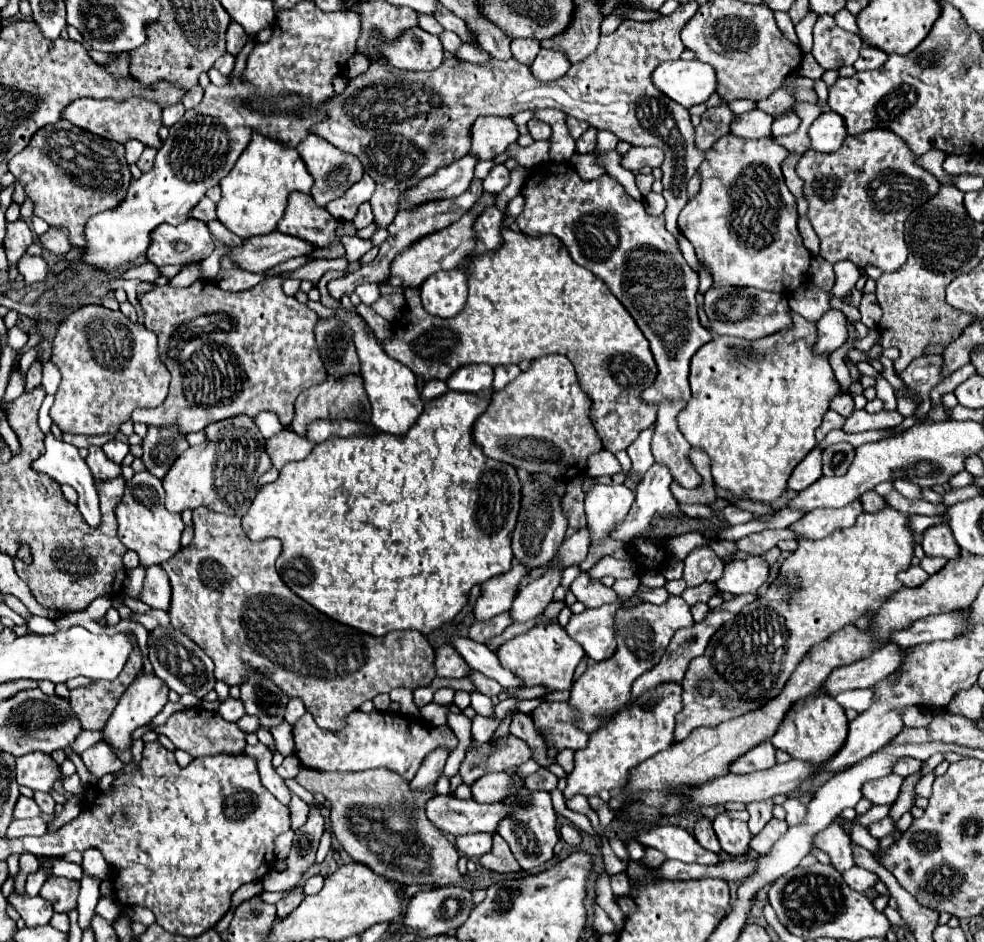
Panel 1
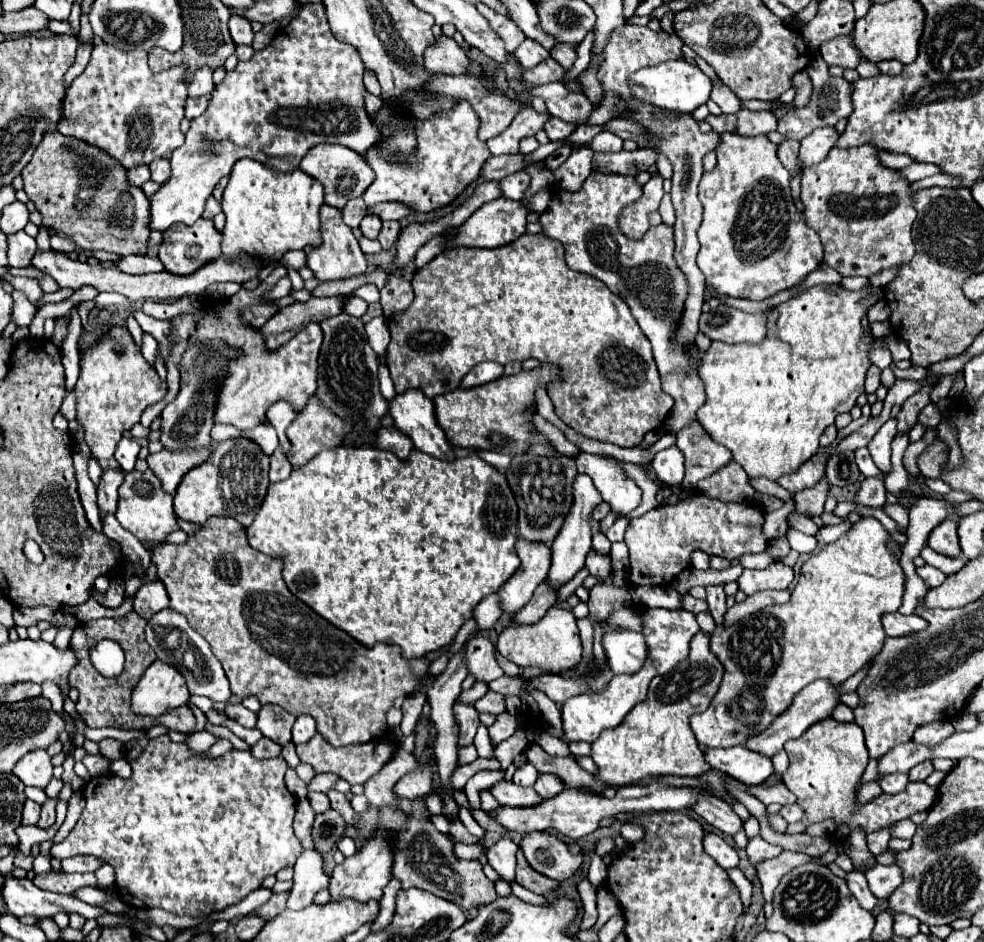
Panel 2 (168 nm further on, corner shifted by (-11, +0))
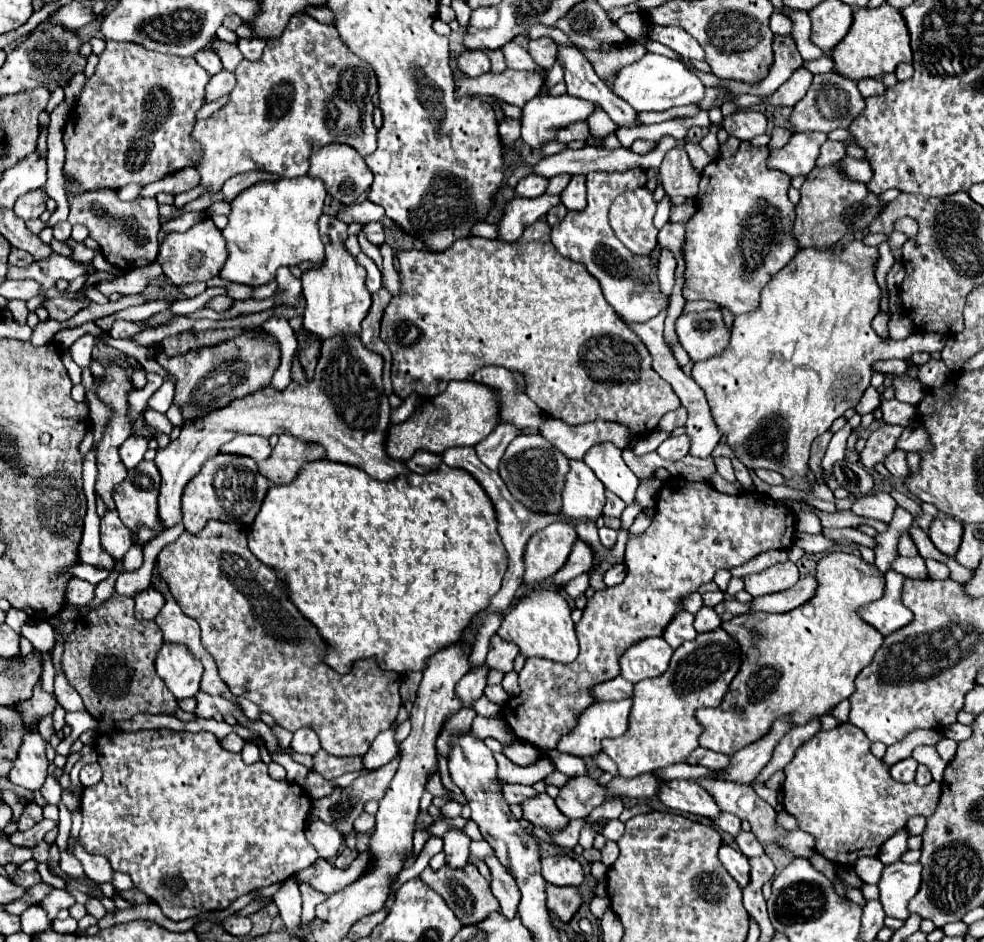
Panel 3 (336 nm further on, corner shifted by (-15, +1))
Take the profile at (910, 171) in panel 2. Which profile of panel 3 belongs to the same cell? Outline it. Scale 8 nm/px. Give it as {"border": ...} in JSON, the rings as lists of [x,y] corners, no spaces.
{"border":[[[846,155],[846,159],[840,159],[838,165],[854,181],[868,183],[868,179],[874,177],[874,169],[870,169],[870,163],[868,161],[856,161],[856,159],[852,159],[852,157]]]}

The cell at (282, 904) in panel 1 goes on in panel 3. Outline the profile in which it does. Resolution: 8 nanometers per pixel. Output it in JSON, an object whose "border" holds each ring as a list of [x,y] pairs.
{"border":[[[360,853],[358,859],[352,861],[352,865],[348,869],[338,869],[338,867],[330,865],[326,859],[318,859],[314,865],[292,875],[292,881],[308,883],[312,889],[332,895],[332,893],[344,889],[348,883],[352,883],[352,879],[360,877],[360,871],[364,871],[364,853]]]}

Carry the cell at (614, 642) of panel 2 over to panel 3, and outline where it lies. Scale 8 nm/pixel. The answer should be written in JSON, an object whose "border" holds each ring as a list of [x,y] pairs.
{"border":[[[648,637],[630,645],[620,657],[620,675],[630,683],[658,677],[668,669],[674,649],[662,637]]]}

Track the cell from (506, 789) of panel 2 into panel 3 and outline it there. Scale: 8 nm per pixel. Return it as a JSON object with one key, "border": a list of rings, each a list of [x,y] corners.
{"border":[[[546,793],[524,799],[520,803],[520,807],[522,807],[524,819],[528,819],[532,825],[538,825],[538,827],[548,829],[548,831],[562,829],[568,823],[566,815],[560,815],[560,809],[552,801],[552,797],[548,797]]]}

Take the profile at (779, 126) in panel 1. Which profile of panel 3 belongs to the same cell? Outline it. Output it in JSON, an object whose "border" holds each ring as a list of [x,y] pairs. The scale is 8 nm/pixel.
{"border":[[[836,71],[830,73],[820,73],[814,75],[814,81],[806,93],[806,97],[802,101],[796,103],[796,107],[792,109],[790,115],[790,127],[794,129],[794,133],[804,133],[804,131],[824,131],[830,133],[838,127],[848,127],[864,109],[864,97],[860,95],[856,81],[844,77],[844,75],[836,75]]]}

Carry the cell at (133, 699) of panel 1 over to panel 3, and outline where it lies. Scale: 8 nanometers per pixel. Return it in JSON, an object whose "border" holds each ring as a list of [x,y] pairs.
{"border":[[[164,643],[162,651],[156,655],[156,673],[176,699],[186,699],[198,693],[202,667],[184,645]]]}

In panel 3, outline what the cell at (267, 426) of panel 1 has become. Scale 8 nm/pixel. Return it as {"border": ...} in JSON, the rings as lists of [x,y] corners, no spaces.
{"border":[[[238,435],[222,447],[222,453],[246,455],[256,461],[264,461],[272,455],[272,445],[268,437],[262,437],[262,435]]]}

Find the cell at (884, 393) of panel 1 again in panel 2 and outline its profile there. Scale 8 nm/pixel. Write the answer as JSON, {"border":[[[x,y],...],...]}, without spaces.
{"border":[[[890,418],[890,420],[874,434],[874,438],[868,442],[868,452],[870,452],[872,460],[874,460],[874,464],[876,464],[884,474],[892,471],[890,444],[892,444],[892,438],[894,438],[894,428],[896,428],[896,420]]]}

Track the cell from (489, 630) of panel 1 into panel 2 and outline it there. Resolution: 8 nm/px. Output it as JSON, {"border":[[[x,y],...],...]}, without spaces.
{"border":[[[542,582],[536,588],[532,600],[514,616],[514,622],[518,622],[518,624],[534,624],[534,622],[538,622],[546,614],[546,610],[552,604],[556,604],[556,596],[558,596],[558,592],[548,592],[548,584]]]}

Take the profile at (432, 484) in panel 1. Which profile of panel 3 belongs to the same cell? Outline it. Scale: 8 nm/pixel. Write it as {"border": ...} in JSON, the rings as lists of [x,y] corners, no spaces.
{"border":[[[330,459],[308,461],[304,463],[304,467],[300,469],[300,473],[294,477],[292,483],[272,485],[268,489],[262,509],[256,515],[254,523],[250,525],[248,547],[264,565],[270,565],[278,571],[278,575],[284,579],[288,587],[290,599],[296,603],[302,615],[318,627],[320,635],[324,635],[324,641],[330,643],[326,663],[332,663],[334,671],[338,673],[348,673],[356,659],[368,659],[368,657],[376,657],[376,663],[380,663],[380,667],[392,669],[396,673],[422,671],[426,667],[424,665],[426,659],[430,659],[440,649],[446,649],[460,641],[460,631],[468,625],[468,619],[472,619],[476,611],[488,607],[488,599],[500,589],[504,573],[508,571],[508,555],[498,535],[498,519],[492,499],[488,497],[488,493],[476,481],[474,475],[470,475],[464,469],[450,469],[444,463],[436,471],[430,471],[426,475],[406,473],[392,481],[376,481],[354,465],[336,463]]]}

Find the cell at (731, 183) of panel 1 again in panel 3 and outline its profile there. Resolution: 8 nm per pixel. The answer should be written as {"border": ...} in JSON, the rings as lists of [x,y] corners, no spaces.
{"border":[[[742,141],[736,155],[716,159],[702,171],[700,191],[696,195],[698,211],[686,223],[684,259],[688,265],[688,283],[684,295],[688,301],[706,299],[720,307],[728,307],[734,315],[748,313],[760,305],[760,291],[770,279],[800,251],[800,245],[792,235],[796,211],[788,199],[790,177],[784,171],[770,169],[768,157],[768,147],[754,147],[752,143]]]}

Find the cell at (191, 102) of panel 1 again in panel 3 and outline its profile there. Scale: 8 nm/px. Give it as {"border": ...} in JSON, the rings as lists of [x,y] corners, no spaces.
{"border":[[[202,49],[202,51],[198,51],[194,57],[198,59],[198,63],[200,63],[210,75],[220,73],[222,63],[220,63],[220,57],[218,57],[216,53],[210,53],[210,51],[204,51],[204,49]]]}

